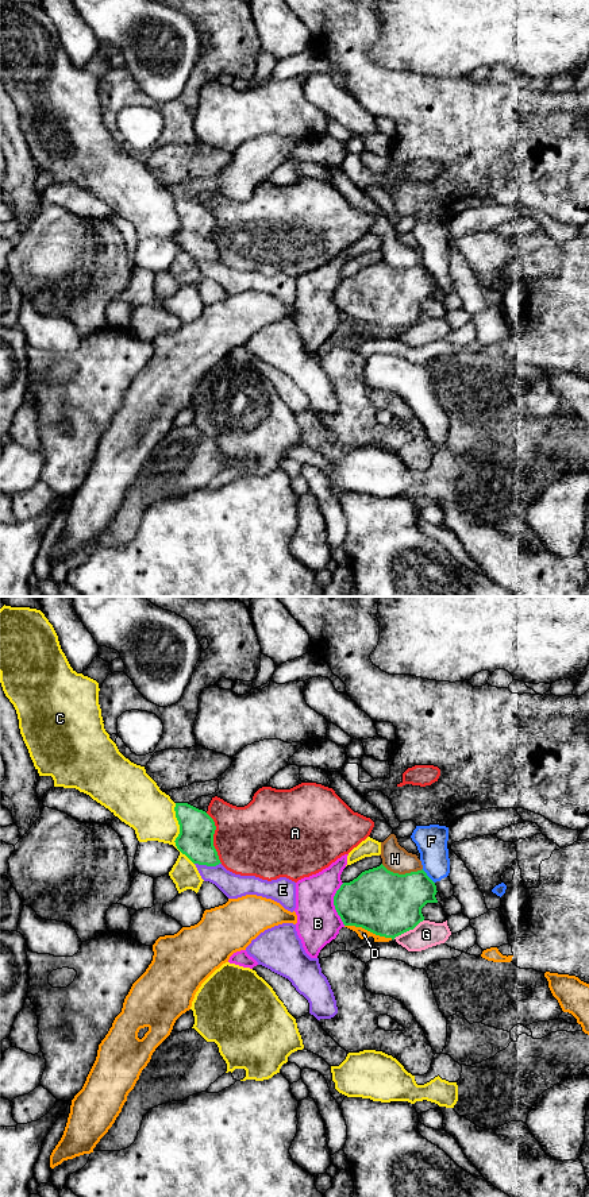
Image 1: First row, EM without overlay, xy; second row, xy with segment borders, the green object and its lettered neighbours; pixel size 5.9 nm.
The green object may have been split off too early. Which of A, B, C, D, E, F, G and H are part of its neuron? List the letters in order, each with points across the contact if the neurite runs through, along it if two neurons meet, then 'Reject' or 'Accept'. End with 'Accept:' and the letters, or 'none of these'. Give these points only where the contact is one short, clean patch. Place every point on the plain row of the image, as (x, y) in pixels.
A: Reject
B: Boundary: xy (342, 278), (334, 292), (334, 304), (345, 320). Reject
C: Reject
D: Boundary: xy (345, 320), (364, 323), (392, 333). Reject
E: Reject
F: Boundary: xy (422, 265), (434, 278). Reject
G: Reject
H: Reject
Accept: none of these

